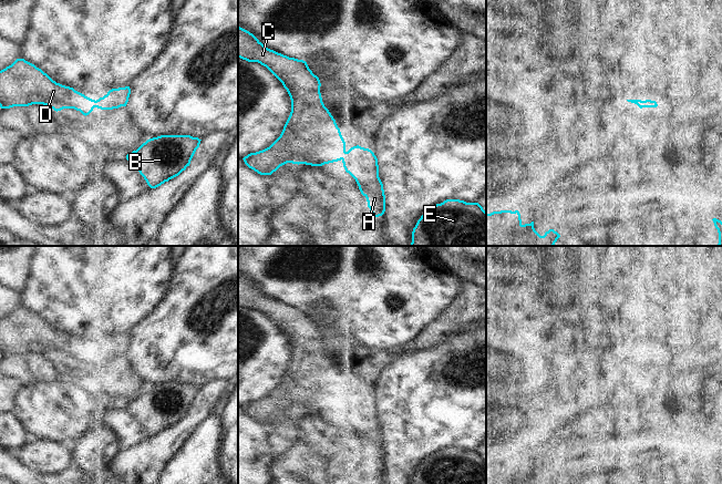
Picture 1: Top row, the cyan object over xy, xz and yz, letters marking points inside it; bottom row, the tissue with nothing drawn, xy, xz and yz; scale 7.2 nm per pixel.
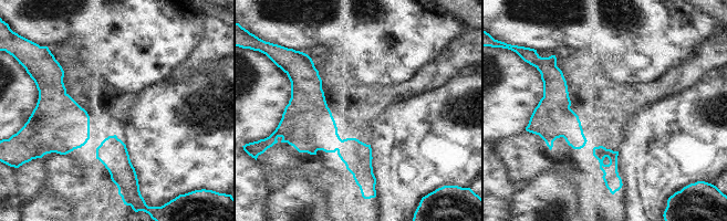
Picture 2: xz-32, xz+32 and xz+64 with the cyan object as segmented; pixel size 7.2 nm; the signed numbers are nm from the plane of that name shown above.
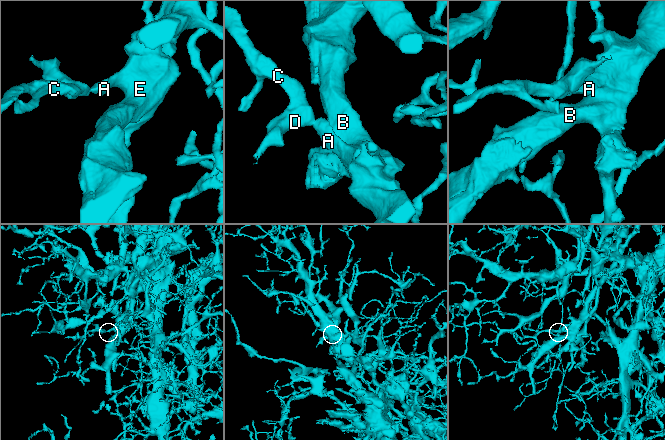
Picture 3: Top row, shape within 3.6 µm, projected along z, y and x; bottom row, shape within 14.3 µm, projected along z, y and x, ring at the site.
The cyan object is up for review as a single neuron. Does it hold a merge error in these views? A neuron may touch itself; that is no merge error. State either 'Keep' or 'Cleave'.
Keep.

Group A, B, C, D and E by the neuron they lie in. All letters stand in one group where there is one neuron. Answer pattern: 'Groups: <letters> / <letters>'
Groups: A B C D E.

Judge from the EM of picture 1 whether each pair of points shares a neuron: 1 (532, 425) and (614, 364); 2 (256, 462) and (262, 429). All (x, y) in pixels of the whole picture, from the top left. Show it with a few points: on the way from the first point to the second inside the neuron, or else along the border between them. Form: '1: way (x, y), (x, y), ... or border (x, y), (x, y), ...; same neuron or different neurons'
1: way (553, 405), (581, 379), (597, 379); same neuron
2: way (256, 454), (256, 436); same neuron

